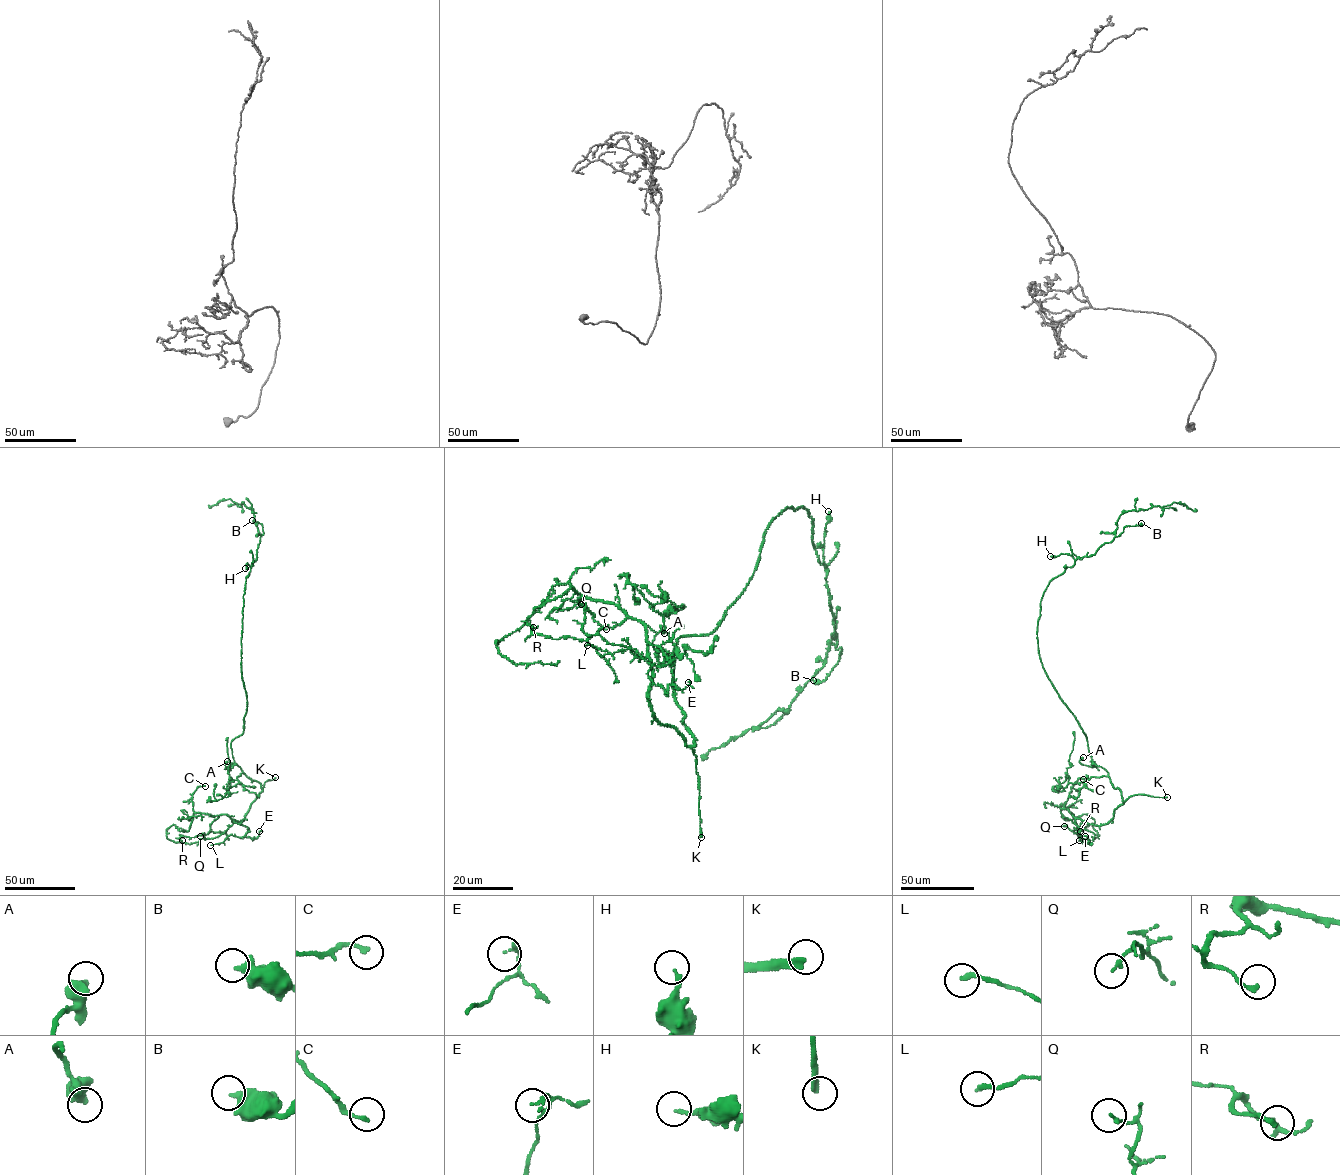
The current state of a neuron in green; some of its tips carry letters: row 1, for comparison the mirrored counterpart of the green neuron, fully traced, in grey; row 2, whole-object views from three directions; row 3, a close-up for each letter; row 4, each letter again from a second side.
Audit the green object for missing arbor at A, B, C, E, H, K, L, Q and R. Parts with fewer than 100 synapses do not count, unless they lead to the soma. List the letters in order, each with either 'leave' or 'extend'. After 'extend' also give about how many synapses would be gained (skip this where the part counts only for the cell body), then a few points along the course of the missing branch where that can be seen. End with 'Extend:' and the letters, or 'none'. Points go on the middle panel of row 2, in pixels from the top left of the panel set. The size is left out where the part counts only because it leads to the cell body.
A: leave
B: leave
C: leave
E: leave
H: leave
K: extend
L: leave
Q: leave
R: leave
Extend: K

